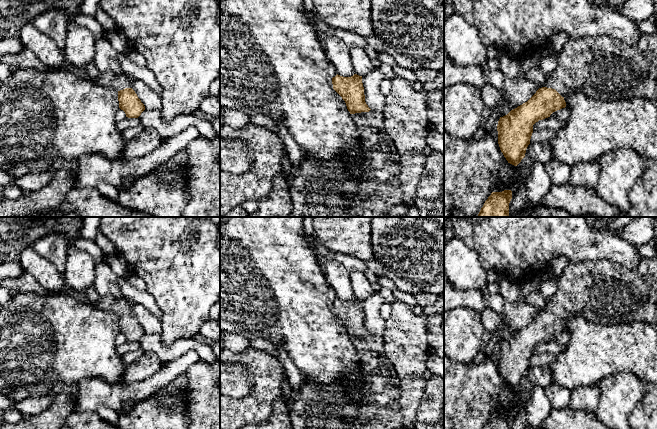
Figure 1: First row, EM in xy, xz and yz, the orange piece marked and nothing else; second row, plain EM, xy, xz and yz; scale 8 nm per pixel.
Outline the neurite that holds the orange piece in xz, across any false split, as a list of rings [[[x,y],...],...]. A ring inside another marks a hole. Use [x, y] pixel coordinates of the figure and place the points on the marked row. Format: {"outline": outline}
{"outline": [[[354,74],[351,77],[336,75],[332,78],[333,89],[342,97],[352,119],[358,127],[360,139],[357,142],[359,149],[354,151],[349,157],[339,157],[331,161],[318,161],[314,158],[303,155],[303,161],[300,166],[292,166],[287,183],[292,201],[292,212],[289,217],[387,217],[386,211],[396,205],[404,204],[403,192],[400,187],[400,160],[394,147],[388,146],[384,129],[383,112],[371,110],[365,102],[364,87],[362,76]],[[351,161],[357,161],[361,164],[362,173],[358,182],[358,191],[350,200],[349,205],[344,204],[341,188],[347,177],[347,165]]]}

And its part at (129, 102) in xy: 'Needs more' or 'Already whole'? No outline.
Needs more

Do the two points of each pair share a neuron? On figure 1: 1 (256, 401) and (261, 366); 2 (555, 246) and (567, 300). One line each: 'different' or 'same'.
1: same
2: different

